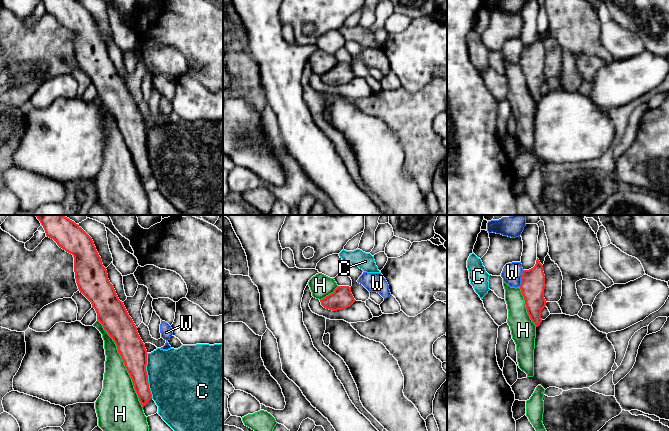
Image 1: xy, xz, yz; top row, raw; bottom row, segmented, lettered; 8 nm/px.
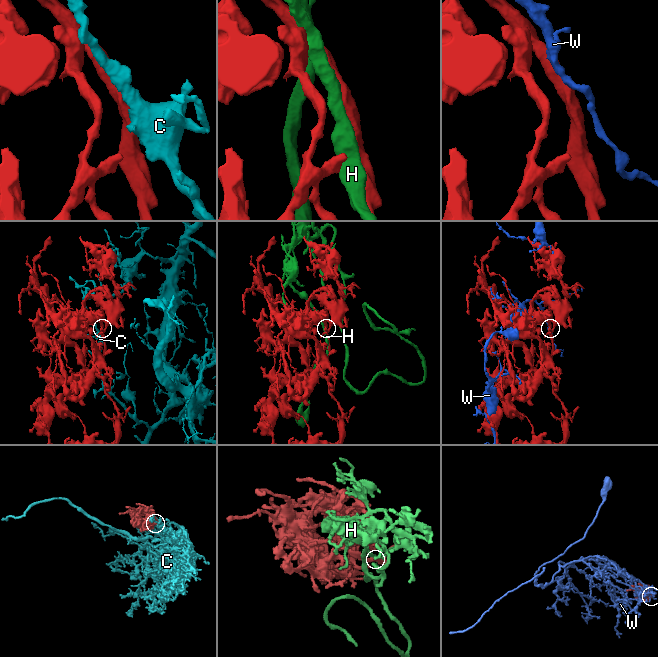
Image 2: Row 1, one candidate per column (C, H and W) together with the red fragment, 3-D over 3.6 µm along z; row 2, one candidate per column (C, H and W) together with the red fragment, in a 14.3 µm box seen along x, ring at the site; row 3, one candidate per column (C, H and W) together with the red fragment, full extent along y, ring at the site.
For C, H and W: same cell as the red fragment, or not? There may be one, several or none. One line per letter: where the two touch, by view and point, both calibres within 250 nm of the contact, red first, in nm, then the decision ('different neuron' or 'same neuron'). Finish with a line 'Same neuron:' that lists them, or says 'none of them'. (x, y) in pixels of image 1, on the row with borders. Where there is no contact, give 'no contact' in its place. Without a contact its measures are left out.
C: xy (147, 376) | 220/480 nm | different neuron
H: xy (124, 363) | 220/260 nm | same neuron
W: yz (521, 278) | 190/160 nm | different neuron
Same neuron: H

